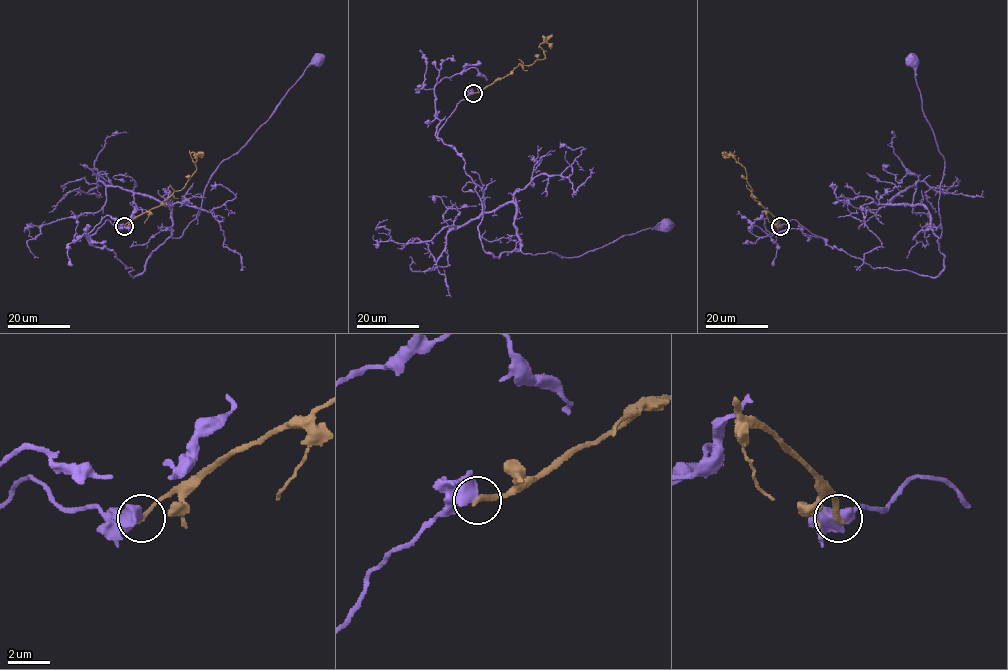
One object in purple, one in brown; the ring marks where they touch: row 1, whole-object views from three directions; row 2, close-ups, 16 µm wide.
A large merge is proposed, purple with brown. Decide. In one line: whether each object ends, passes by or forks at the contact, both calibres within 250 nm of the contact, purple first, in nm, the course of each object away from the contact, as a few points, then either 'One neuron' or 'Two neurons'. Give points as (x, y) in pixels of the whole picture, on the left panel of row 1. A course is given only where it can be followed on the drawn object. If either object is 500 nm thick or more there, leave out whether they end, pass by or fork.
Thickness 650 nm (purple) against 240 nm. Course of purple: (124, 225), (106, 220), (88, 239), (113, 251), (133, 277), (196, 218), (215, 170), (317, 60). Course of brown: (124, 225), (179, 191), (195, 170), (190, 153), (203, 153). Two neurons

